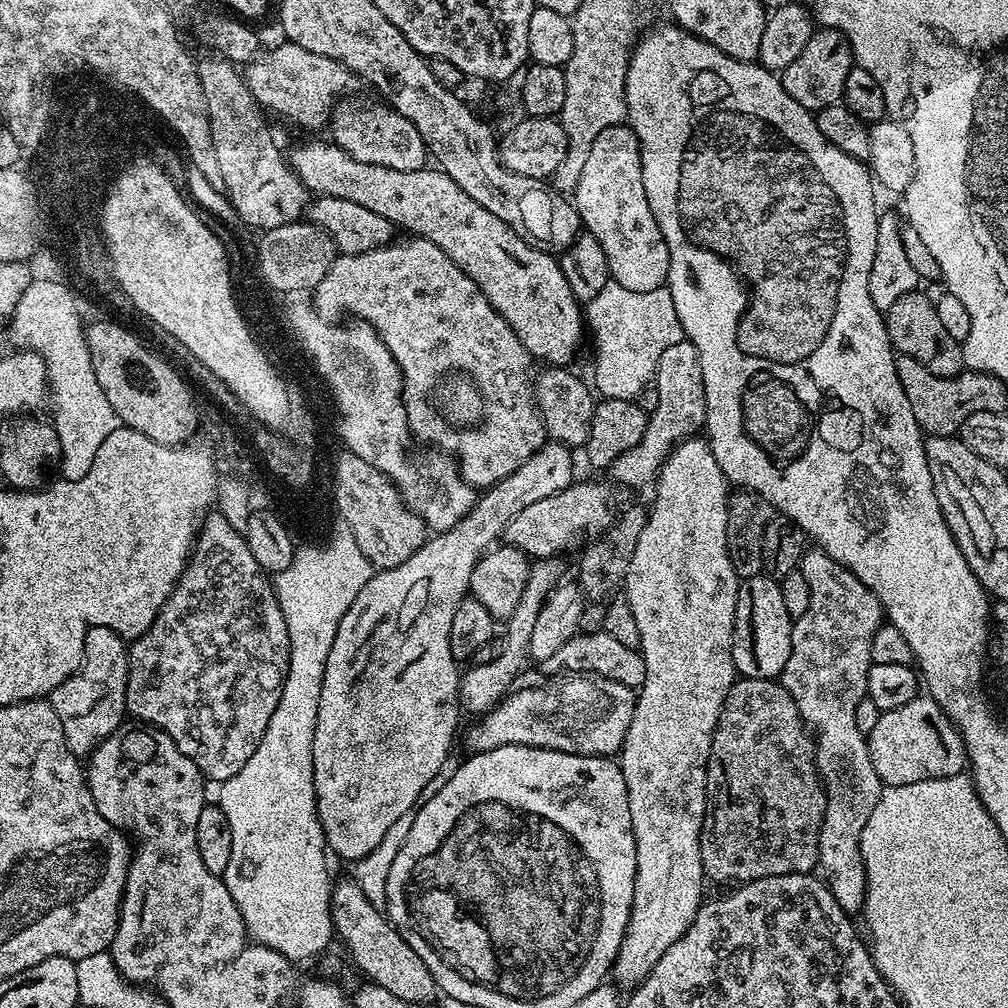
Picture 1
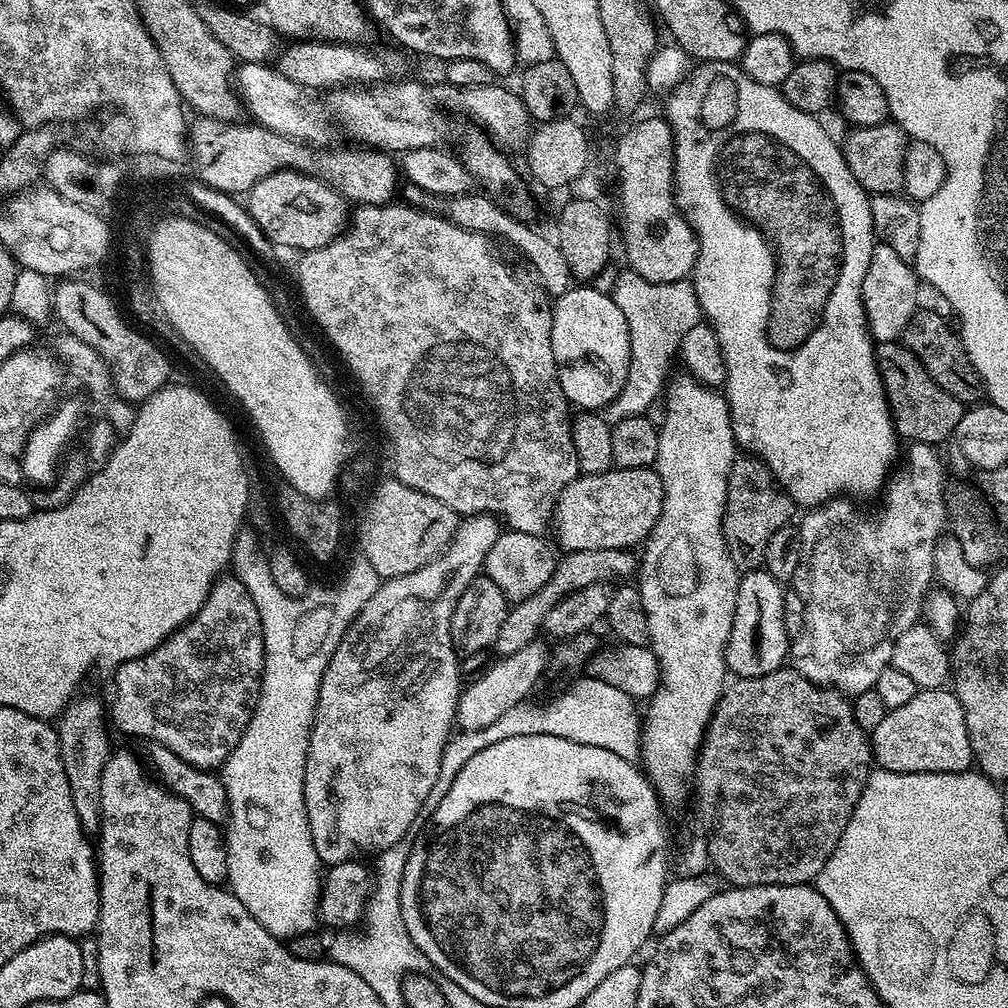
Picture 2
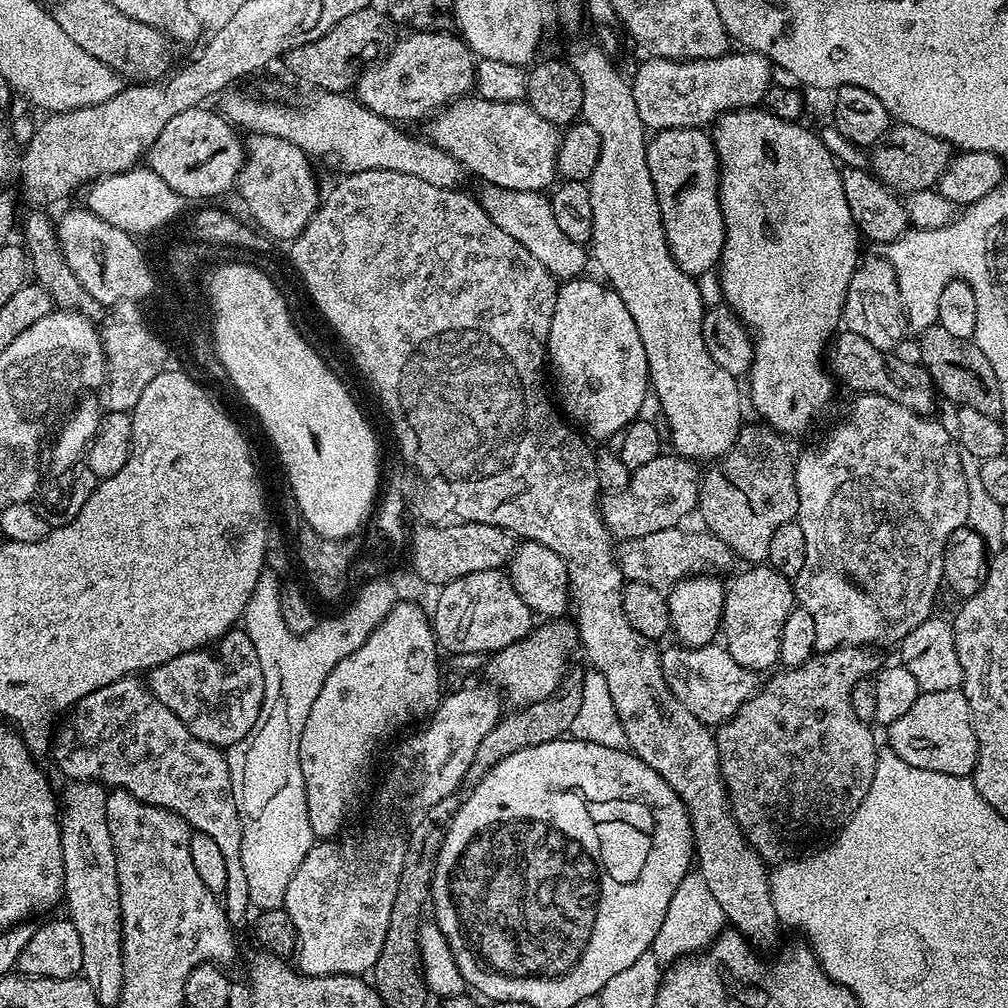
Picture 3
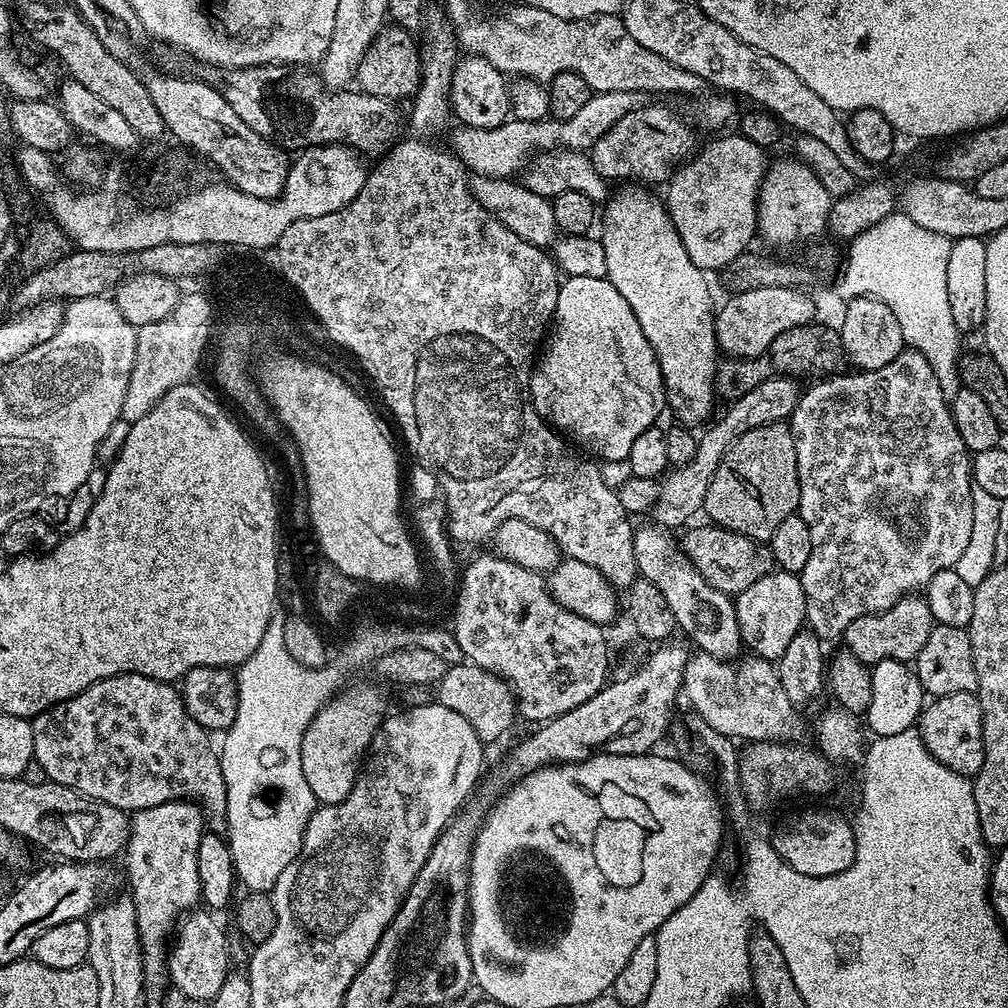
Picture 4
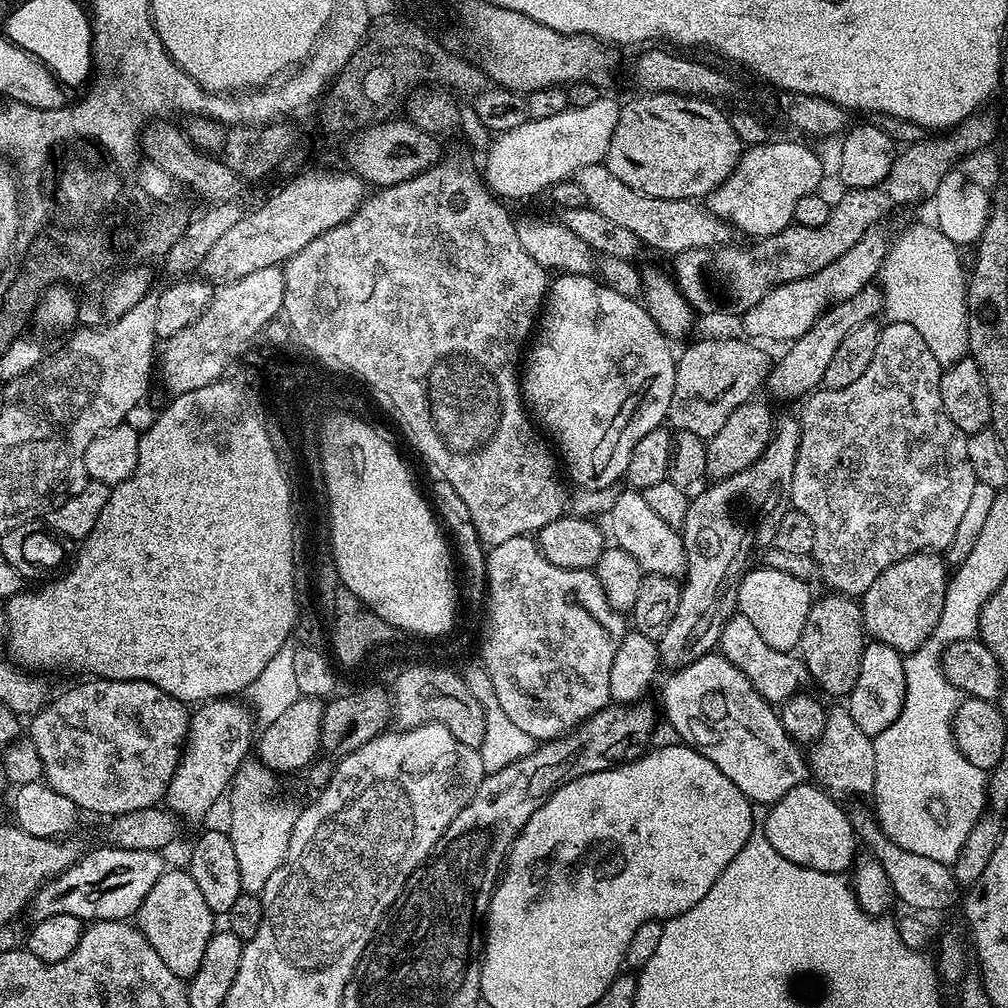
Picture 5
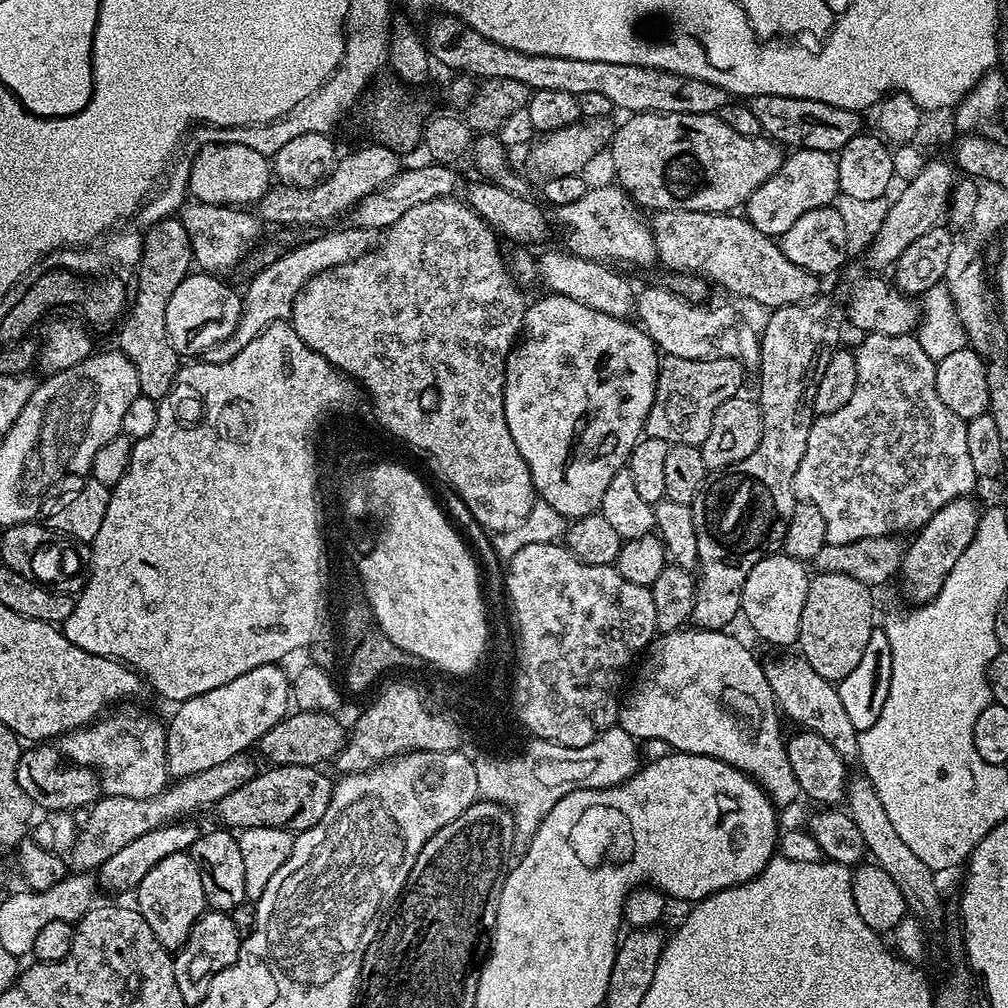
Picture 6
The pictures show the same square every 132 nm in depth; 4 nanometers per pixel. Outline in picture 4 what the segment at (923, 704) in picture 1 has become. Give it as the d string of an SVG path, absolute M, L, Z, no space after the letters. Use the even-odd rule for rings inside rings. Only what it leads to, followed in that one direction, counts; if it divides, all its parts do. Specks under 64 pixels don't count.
M959 692L935 697L921 711L918 731L926 750L930 750L930 754L938 758L942 766L969 778L976 777L978 770L982 770L984 761L982 706L975 692Z

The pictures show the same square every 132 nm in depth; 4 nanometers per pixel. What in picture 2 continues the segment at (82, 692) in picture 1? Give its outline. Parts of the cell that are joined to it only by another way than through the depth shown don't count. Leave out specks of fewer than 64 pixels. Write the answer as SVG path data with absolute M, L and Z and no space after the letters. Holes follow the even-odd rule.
M83 694L77 695L68 704L58 720L60 753L66 770L66 782L70 782L70 796L74 802L74 810L78 810L78 818L82 822L84 831L89 834L100 831L102 772L110 755L107 727L109 728L106 723L105 701L103 704L98 697L83 696Z

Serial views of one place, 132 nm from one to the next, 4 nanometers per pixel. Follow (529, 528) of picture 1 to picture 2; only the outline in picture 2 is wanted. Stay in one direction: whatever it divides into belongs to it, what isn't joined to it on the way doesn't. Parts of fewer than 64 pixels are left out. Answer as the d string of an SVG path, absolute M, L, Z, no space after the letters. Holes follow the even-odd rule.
M615 466L602 474L579 475L560 491L556 509L552 511L551 531L556 531L555 543L561 544L565 553L582 550L614 550L615 548L635 549L643 545L652 533L662 510L662 478L655 467L617 468Z

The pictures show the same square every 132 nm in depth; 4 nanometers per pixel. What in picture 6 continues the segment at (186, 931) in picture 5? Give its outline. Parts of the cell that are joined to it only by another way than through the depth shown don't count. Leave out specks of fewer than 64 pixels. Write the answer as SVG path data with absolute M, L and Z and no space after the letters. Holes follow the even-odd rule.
M188 852L170 854L156 866L134 889L135 907L139 908L142 918L146 918L154 938L169 950L178 950L188 940L192 927L206 911L206 901L202 890L202 874Z

